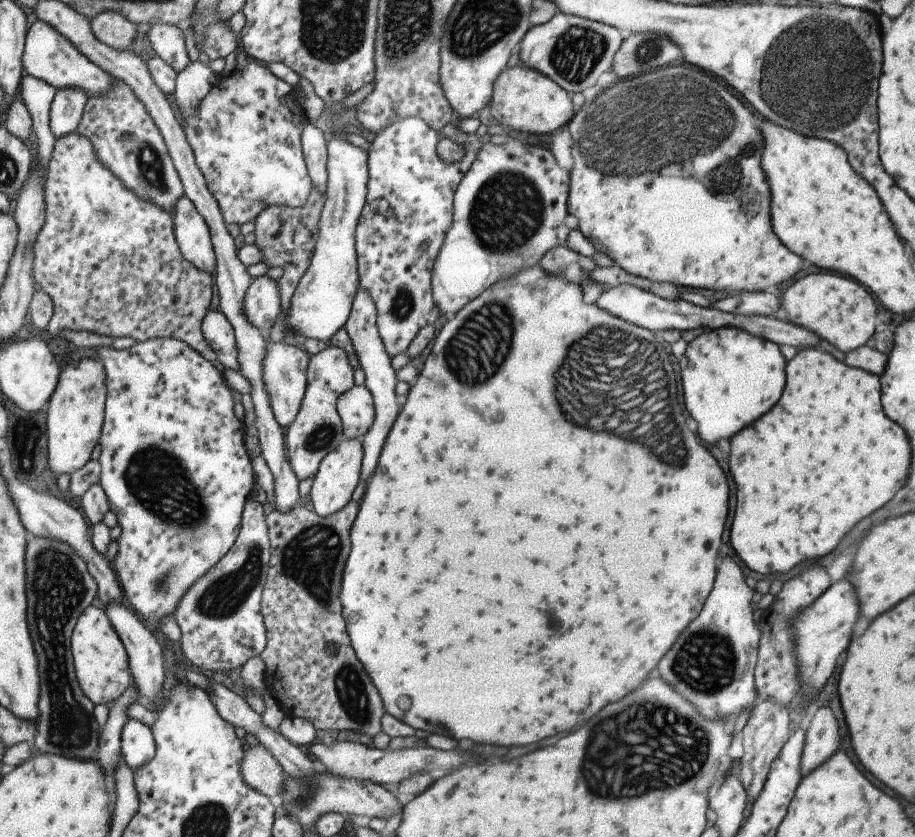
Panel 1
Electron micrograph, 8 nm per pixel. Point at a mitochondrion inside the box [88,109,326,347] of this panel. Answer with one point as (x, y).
(150, 166)

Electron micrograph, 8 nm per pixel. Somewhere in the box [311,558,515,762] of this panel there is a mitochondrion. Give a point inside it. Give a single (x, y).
(349, 687)

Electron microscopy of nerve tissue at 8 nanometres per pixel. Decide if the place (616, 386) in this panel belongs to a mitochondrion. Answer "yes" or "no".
yes

